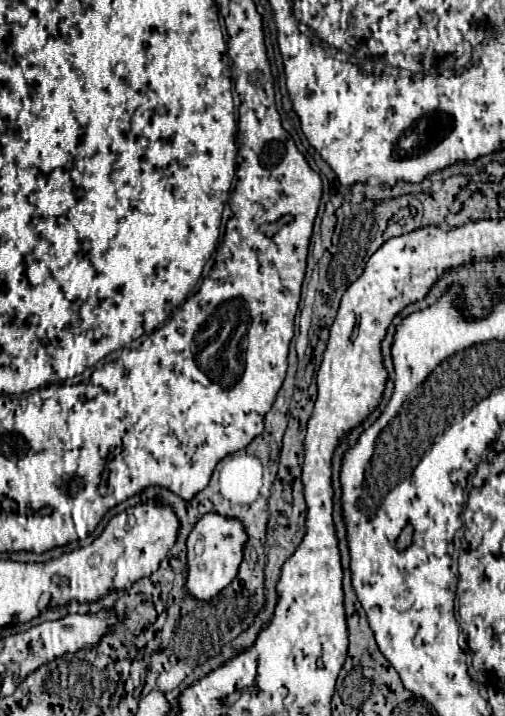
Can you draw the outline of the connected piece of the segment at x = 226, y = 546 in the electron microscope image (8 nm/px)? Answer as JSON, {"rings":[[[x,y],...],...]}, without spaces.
{"rings":[[[216,513],[204,515],[188,535],[188,563],[186,563],[186,593],[200,601],[210,601],[216,597],[234,577],[236,569],[242,561],[242,545],[244,545],[244,529],[240,521],[232,521],[220,517]]]}

